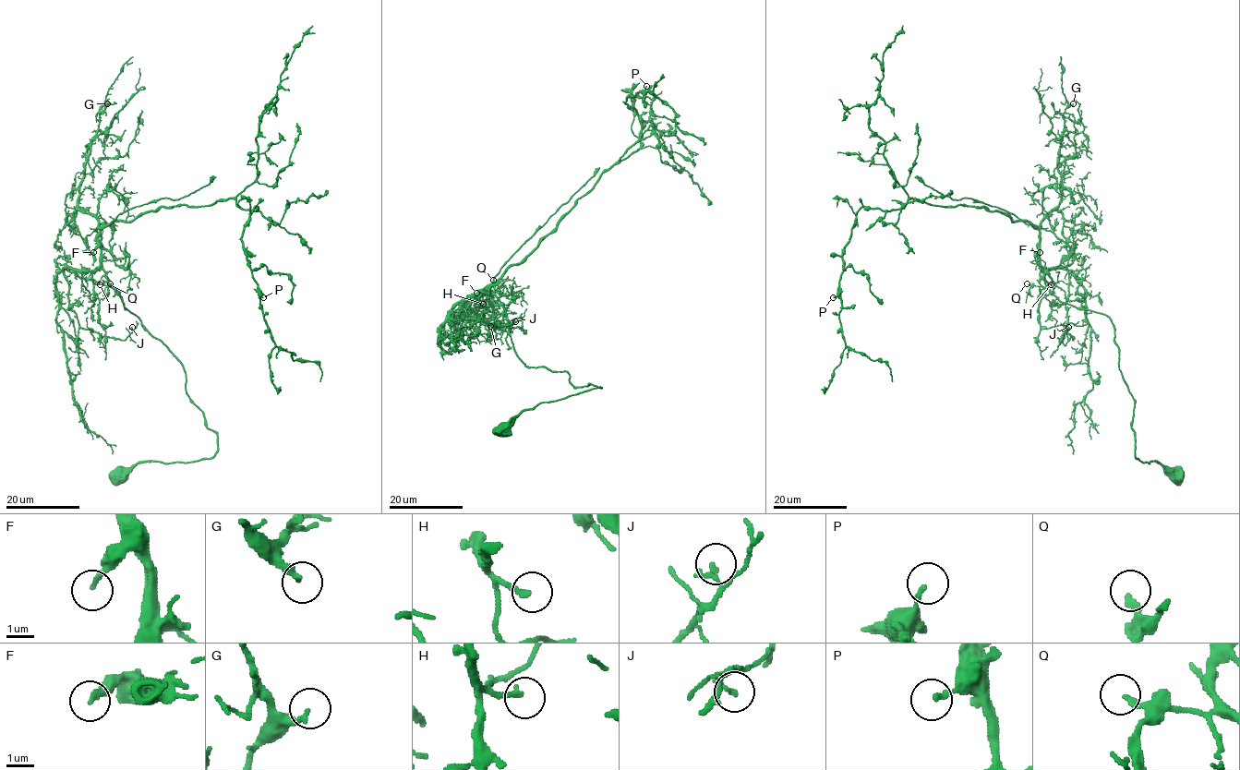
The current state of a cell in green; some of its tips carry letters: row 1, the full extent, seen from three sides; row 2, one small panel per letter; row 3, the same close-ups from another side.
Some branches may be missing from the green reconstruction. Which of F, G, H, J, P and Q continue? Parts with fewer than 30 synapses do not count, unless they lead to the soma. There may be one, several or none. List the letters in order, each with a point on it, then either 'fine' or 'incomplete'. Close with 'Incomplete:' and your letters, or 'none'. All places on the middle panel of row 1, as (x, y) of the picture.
F: (476, 293) | fine
G: (490, 326) | fine
H: (483, 304) | incomplete
J: (515, 321) | fine
P: (646, 86) | fine
Q: (493, 280) | fine
Incomplete: H

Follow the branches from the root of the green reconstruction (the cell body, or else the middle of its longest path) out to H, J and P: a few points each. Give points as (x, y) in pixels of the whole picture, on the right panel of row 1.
H: (1175, 475), (1136, 458), (1134, 399), (1112, 321), (1061, 303), (1040, 283), (1040, 269), (1051, 284)
J: (1175, 475), (1136, 458), (1112, 321), (1061, 303), (1040, 283), (1041, 269), (1067, 271), (1073, 340), (1068, 327)
P: (1175, 475), (1136, 458), (1113, 325), (1040, 283), (1039, 232), (1028, 222), (913, 198), (862, 207), (833, 297)

